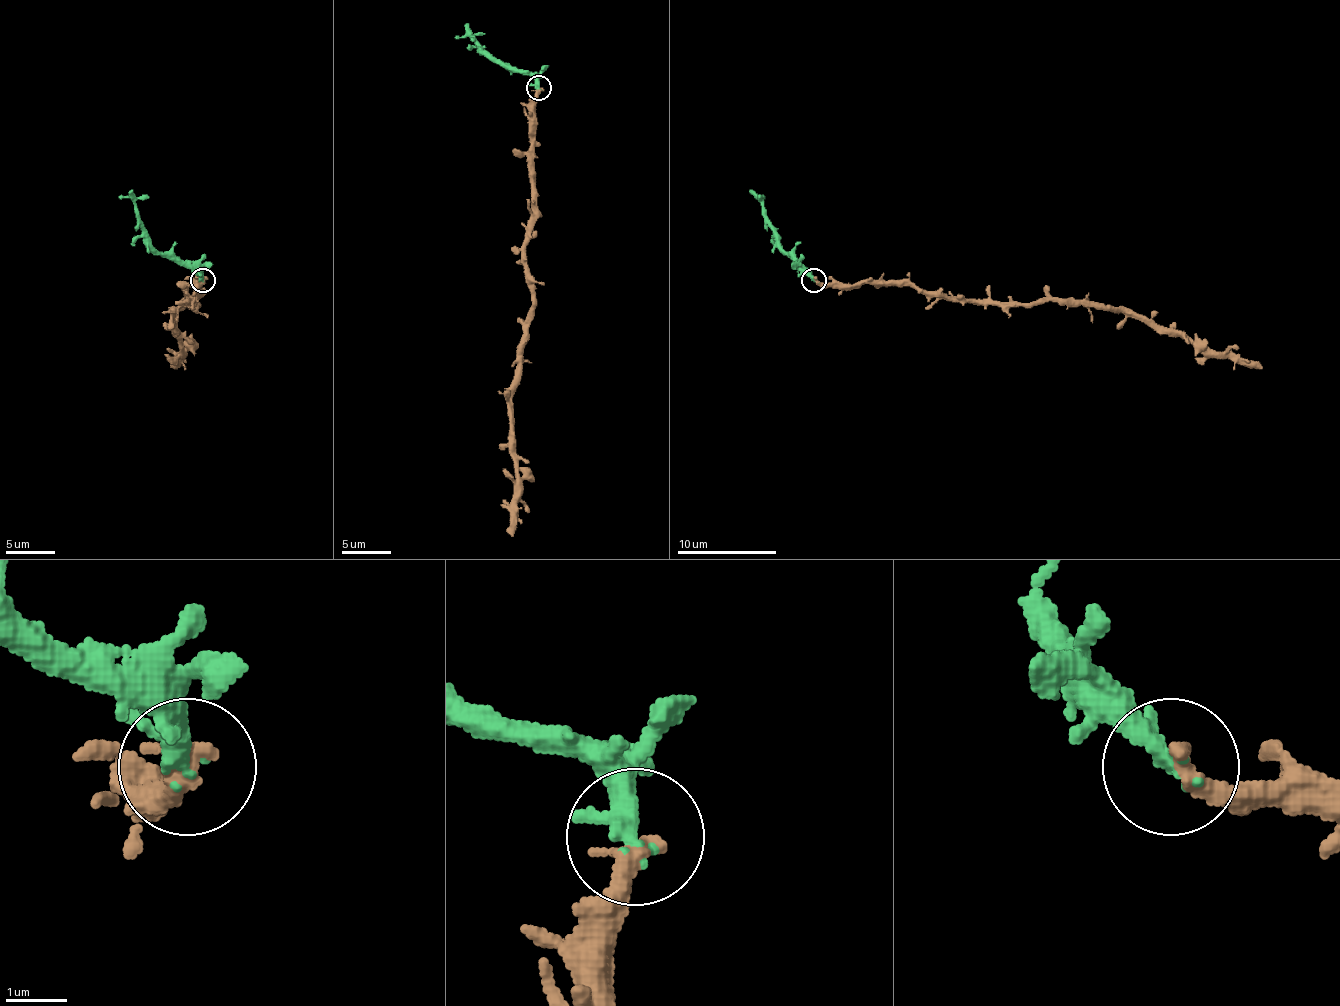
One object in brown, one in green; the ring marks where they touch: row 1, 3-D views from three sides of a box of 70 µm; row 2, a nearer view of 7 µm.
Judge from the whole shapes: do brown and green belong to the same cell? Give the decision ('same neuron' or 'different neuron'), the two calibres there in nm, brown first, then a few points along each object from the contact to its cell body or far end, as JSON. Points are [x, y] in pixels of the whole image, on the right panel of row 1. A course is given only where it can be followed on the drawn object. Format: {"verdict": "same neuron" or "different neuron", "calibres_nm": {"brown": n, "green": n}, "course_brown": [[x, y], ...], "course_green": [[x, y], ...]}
{"verdict": "same neuron", "calibres_nm": {"brown": 400, "green": 260}, "course_brown": [[816, 281], [915, 283], [971, 301], [1110, 305], [1152, 318], [1214, 352], [1261, 367]], "course_green": [[813, 281], [779, 244], [764, 214], [764, 197], [761, 199]]}

